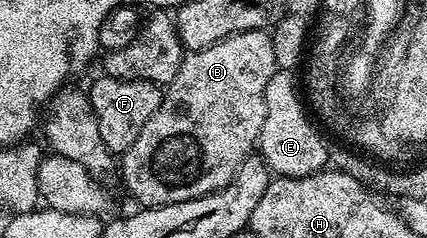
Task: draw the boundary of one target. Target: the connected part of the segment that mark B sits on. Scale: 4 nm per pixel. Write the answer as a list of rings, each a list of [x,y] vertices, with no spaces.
[[[253,28],[250,32],[237,32],[234,36],[225,36],[223,40],[204,50],[183,55],[176,78],[170,81],[165,89],[162,105],[156,110],[156,114],[152,114],[152,118],[148,118],[148,122],[144,122],[144,130],[140,130],[136,142],[132,142],[132,146],[128,146],[128,150],[120,156],[120,176],[122,172],[122,180],[126,183],[127,190],[139,200],[138,204],[147,208],[158,208],[172,203],[188,202],[190,199],[215,192],[230,183],[241,164],[255,151],[258,135],[266,117],[266,87],[275,71],[270,32],[260,28]]]

